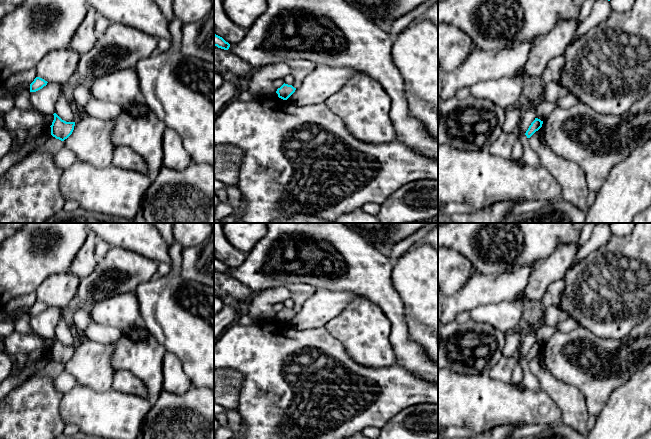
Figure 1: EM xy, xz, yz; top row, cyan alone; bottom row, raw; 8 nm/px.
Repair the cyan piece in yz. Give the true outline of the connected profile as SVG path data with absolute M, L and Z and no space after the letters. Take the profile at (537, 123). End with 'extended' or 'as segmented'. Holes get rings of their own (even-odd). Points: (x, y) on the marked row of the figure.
M538 118L531 123L528 130L526 131L525 135L527 138L530 138L536 131L538 131L542 127L543 121Z; as segmented

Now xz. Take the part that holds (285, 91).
M283 84L280 88L277 89L276 93L278 94L278 97L287 100L294 92L296 88L294 88L292 85Z; as segmented

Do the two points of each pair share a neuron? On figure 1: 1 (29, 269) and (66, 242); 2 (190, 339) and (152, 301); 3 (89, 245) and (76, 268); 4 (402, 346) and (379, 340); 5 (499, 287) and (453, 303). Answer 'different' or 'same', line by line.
1: same
2: same
3: same
4: different
5: same

